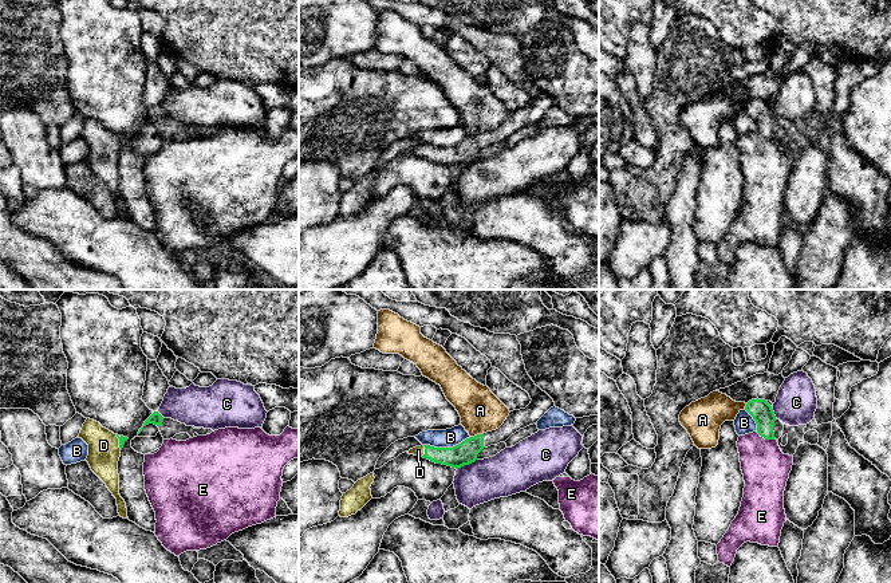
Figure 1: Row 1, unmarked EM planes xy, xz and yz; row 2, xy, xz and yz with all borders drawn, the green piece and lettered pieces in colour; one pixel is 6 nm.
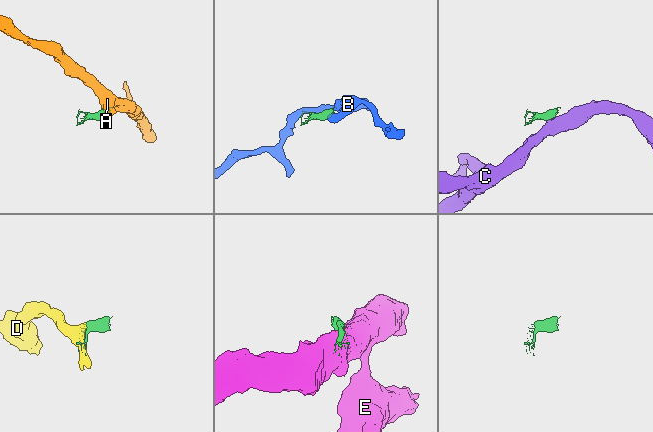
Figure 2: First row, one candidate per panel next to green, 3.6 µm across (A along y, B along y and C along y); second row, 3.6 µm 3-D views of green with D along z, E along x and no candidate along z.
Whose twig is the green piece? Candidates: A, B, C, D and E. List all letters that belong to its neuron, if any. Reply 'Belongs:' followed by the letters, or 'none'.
Belongs: D

